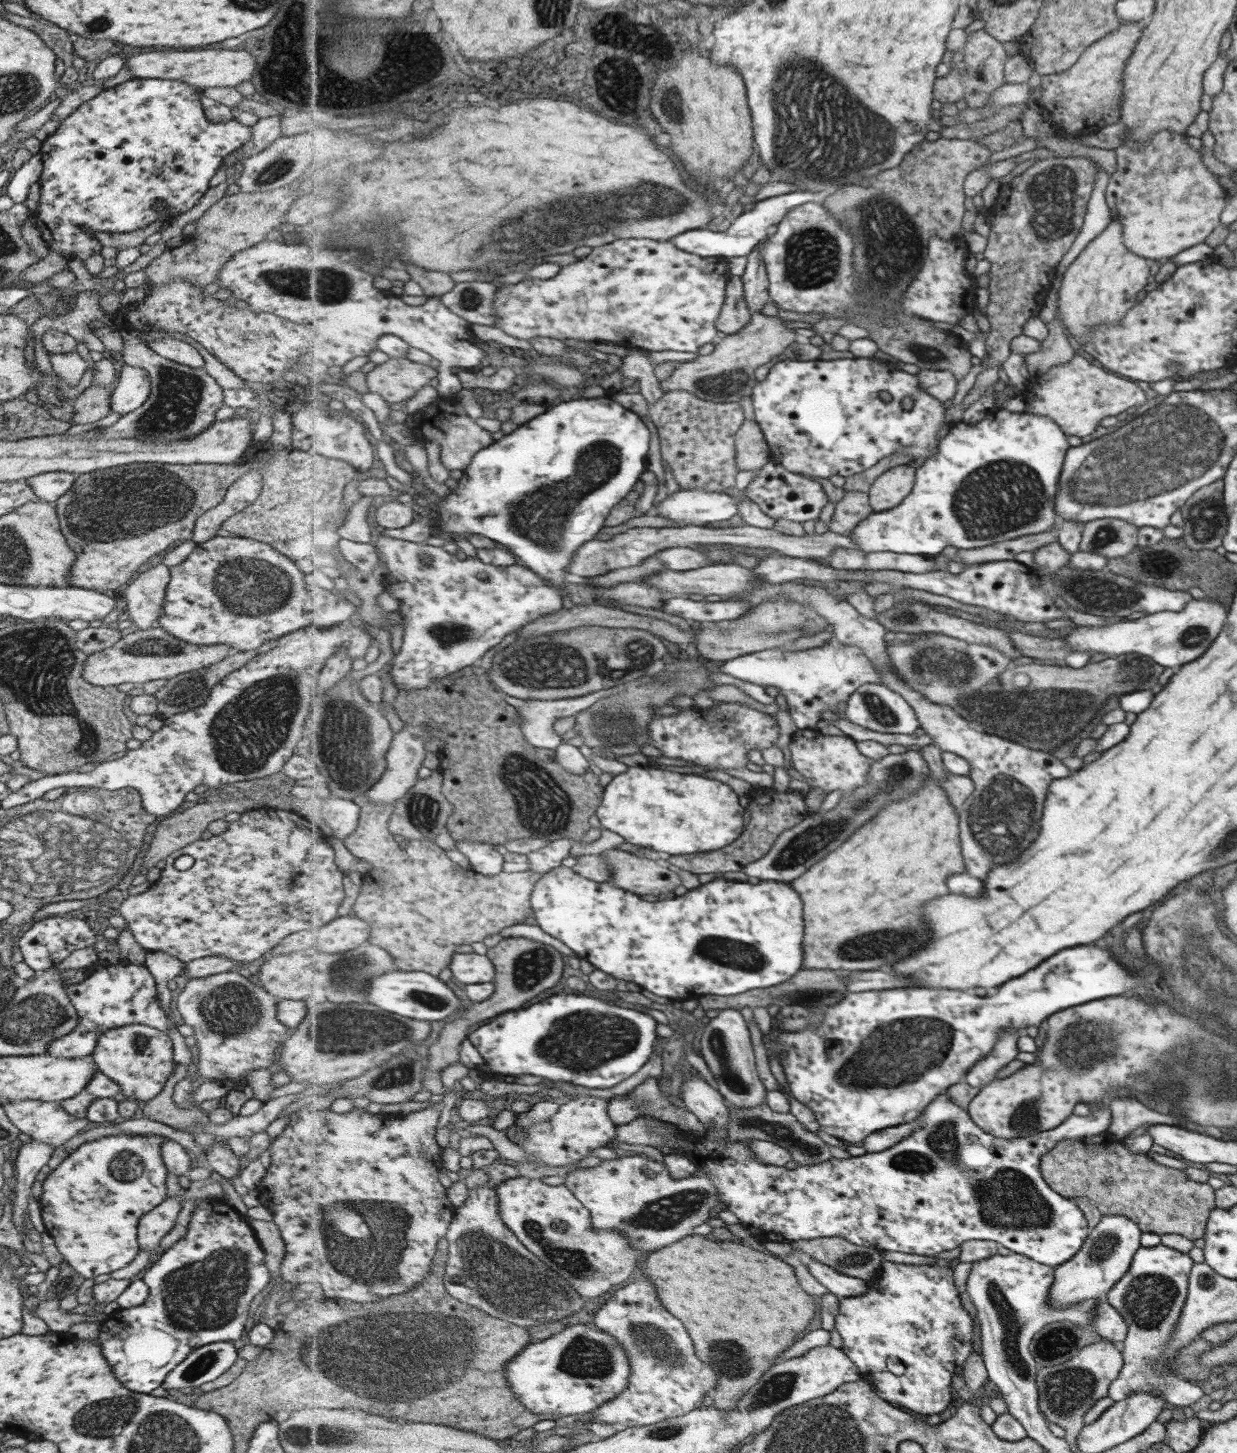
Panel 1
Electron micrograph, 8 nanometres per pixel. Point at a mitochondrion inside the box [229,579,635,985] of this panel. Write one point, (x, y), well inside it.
(349, 753)

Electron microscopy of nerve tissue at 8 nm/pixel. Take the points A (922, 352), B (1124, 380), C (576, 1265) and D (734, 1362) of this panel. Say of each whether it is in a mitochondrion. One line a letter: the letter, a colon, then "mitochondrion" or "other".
A: mitochondrion
B: other
C: mitochondrion
D: mitochondrion

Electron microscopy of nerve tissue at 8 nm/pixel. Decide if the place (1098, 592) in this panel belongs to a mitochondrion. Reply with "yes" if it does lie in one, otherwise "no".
yes

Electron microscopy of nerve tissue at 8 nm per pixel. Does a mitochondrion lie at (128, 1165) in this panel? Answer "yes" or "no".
yes

